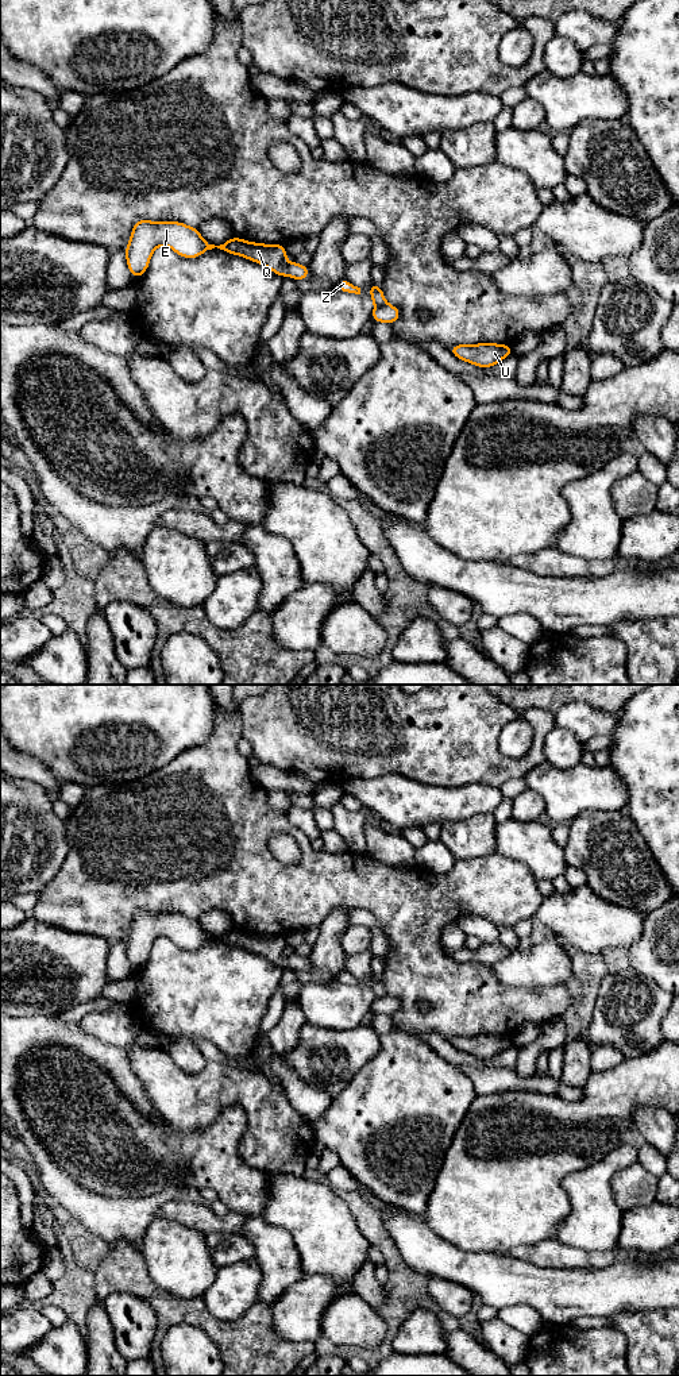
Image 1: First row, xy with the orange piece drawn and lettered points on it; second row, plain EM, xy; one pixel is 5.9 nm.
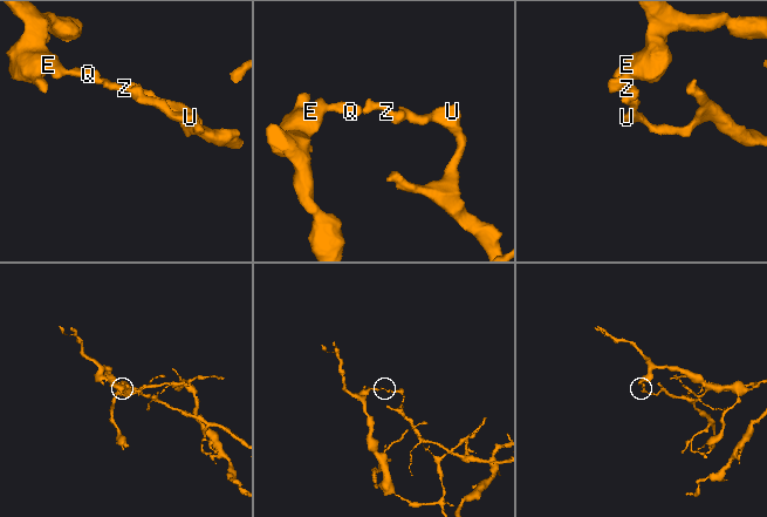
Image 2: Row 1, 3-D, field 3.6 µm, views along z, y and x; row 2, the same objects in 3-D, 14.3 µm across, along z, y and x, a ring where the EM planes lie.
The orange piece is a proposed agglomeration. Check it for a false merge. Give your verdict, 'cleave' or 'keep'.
cleave

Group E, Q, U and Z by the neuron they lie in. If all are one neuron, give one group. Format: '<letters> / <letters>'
E Q Z / U

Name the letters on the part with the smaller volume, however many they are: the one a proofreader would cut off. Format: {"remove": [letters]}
{"remove": ["U"]}

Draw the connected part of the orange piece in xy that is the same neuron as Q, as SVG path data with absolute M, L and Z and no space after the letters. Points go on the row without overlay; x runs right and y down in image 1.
M138 911L126 938L127 957L134 970L146 964L151 947L158 937L169 937L178 947L193 951L215 938L234 947L240 947L266 957L279 968L293 968L296 972L308 970L309 960L297 953L286 953L285 936L263 936L231 929L220 937L207 934L198 920L181 913Z

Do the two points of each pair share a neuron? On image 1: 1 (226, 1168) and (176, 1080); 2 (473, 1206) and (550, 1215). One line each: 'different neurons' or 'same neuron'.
1: different neurons
2: same neuron

